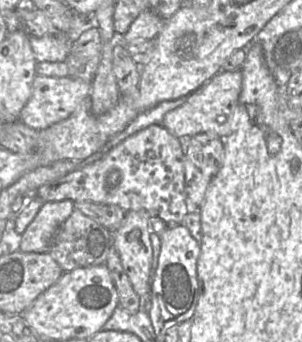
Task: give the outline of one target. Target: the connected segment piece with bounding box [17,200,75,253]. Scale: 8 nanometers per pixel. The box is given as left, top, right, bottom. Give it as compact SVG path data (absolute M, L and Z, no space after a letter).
M71 200L45 202L20 235L17 251L24 253L49 252L54 235L74 209L74 203Z

